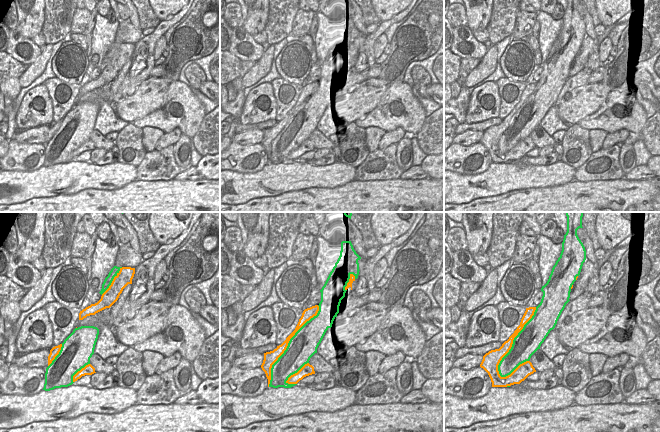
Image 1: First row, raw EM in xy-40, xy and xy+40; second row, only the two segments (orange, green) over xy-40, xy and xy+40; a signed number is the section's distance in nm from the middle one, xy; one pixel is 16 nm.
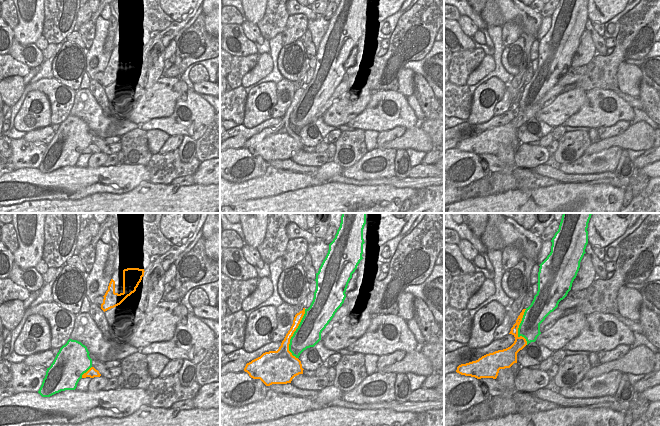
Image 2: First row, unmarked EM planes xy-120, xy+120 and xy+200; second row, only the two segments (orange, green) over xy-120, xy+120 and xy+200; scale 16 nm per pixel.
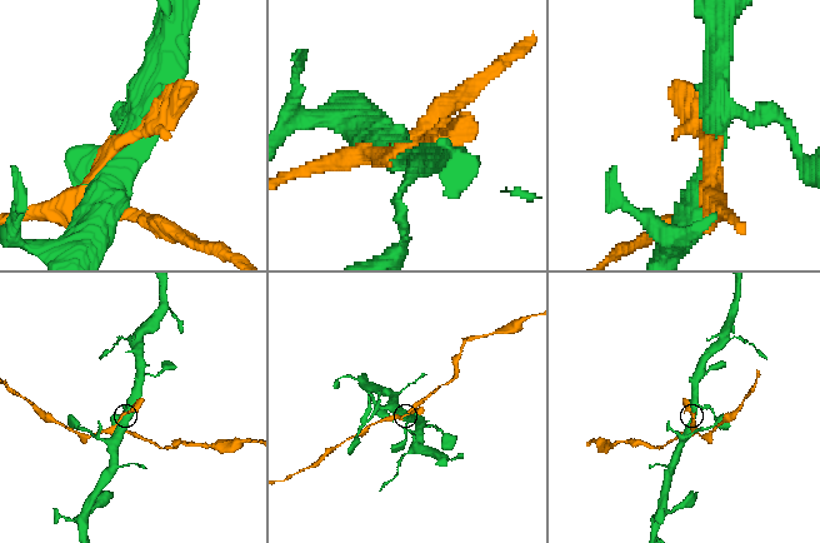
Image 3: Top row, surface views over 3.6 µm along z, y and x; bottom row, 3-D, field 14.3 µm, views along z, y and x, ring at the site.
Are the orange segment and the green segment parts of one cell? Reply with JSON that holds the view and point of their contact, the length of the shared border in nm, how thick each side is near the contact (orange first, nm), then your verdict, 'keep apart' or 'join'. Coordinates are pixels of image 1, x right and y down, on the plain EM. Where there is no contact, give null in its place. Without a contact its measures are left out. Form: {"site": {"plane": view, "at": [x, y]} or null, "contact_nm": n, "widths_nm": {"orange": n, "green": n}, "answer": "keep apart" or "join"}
{"site": {"plane": "xy+40", "at": [512, 118]}, "contact_nm": 1250, "widths_nm": {"orange": 160, "green": 400}, "answer": "keep apart"}

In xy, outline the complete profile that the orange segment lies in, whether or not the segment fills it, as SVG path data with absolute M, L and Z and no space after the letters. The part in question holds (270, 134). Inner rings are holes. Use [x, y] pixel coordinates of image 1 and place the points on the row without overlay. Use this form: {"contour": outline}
{"contour": "M315 81L310 84L307 84L303 87L301 94L295 104L295 106L286 114L286 116L276 125L270 128L264 129L264 136L261 141L262 146L265 148L266 153L268 155L268 163L271 156L271 144L272 141L278 136L278 134L284 129L286 126L290 115L295 111L295 109L311 94L317 91L319 87L319 82Z"}

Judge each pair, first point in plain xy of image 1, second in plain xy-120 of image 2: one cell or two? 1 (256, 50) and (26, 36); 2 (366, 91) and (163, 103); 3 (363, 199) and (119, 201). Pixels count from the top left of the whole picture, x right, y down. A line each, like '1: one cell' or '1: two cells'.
1: two cells
2: one cell
3: one cell

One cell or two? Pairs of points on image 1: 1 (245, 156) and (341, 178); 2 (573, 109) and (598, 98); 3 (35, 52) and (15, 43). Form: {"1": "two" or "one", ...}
{"1": "two", "2": "one", "3": "one"}

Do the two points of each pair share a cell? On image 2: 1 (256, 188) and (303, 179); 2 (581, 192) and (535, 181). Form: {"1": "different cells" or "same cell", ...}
{"1": "same cell", "2": "different cells"}

